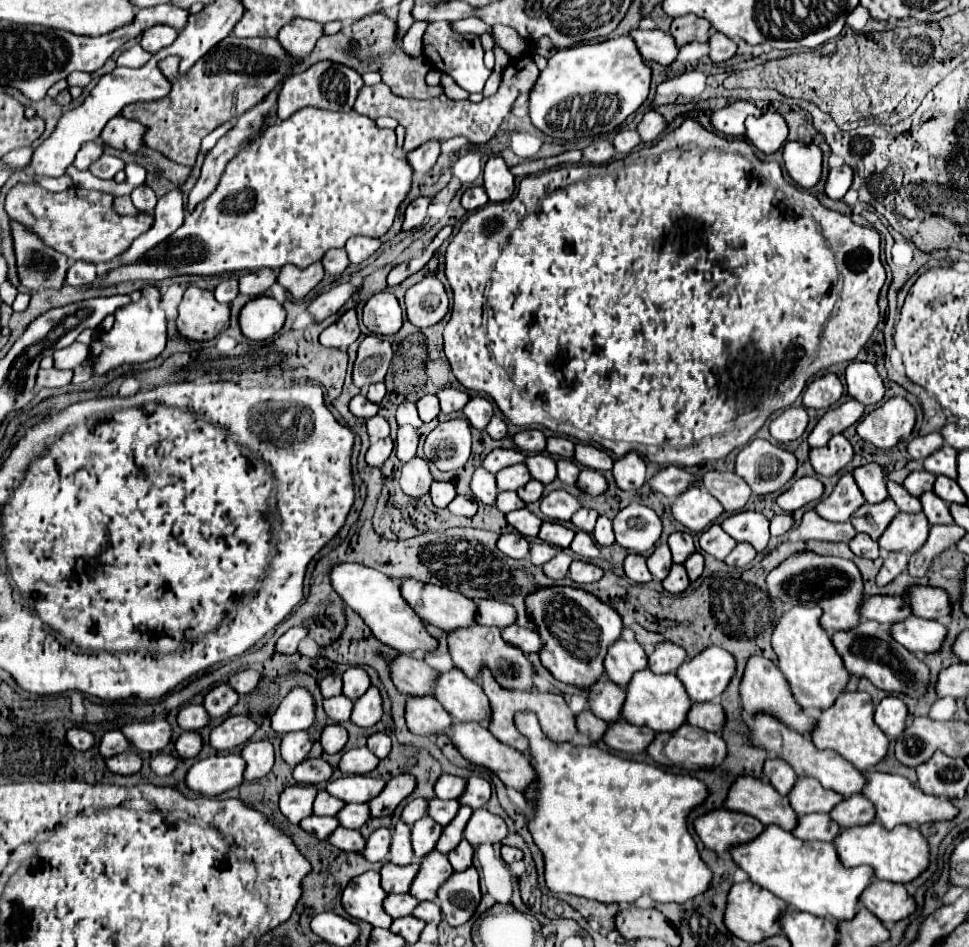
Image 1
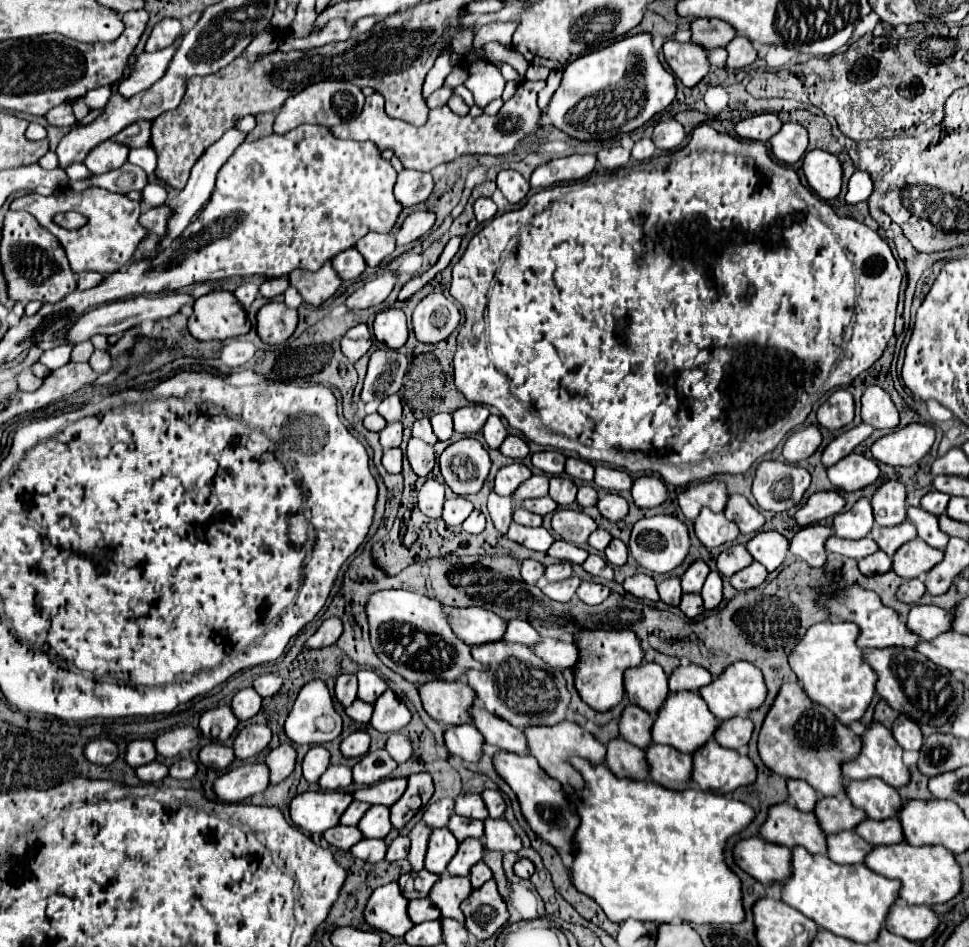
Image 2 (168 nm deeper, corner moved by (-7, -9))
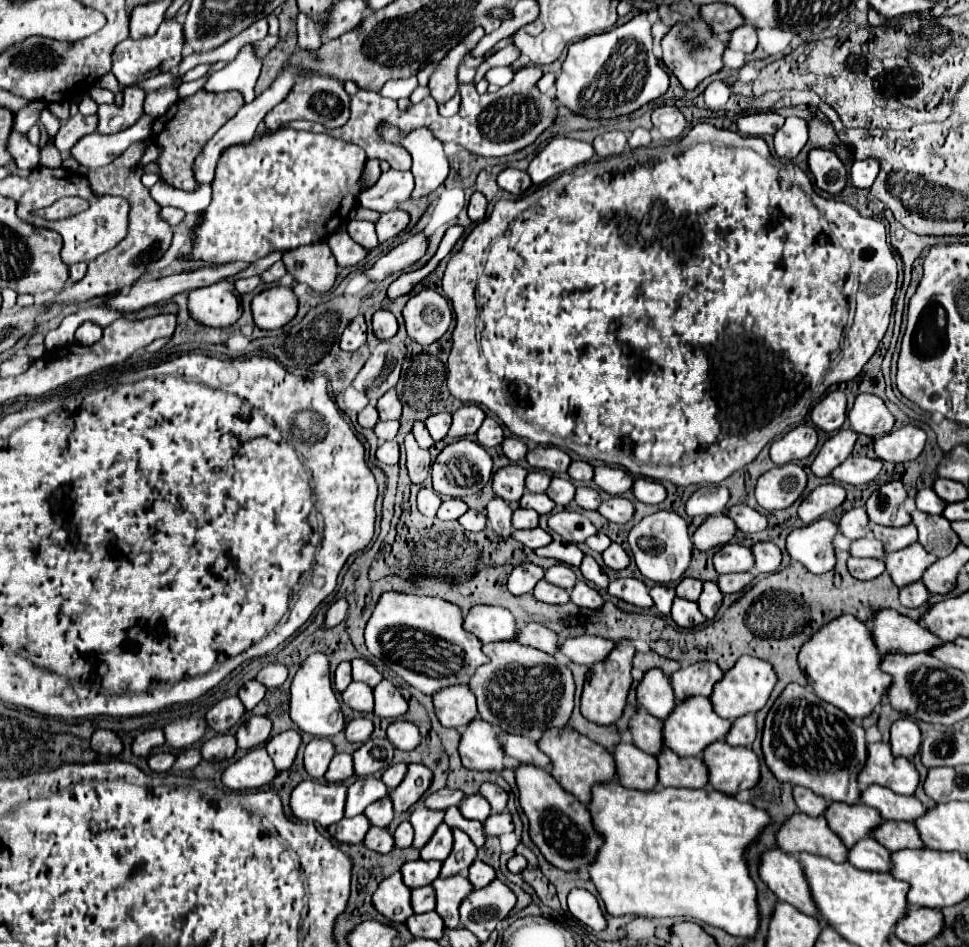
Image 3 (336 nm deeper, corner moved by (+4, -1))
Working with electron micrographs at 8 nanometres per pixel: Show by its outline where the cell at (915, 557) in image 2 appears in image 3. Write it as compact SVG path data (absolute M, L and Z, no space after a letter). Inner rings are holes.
M919 542L887 554L885 566L891 572L891 578L897 588L905 588L913 582L919 582L923 572L935 562L935 554L929 554Z

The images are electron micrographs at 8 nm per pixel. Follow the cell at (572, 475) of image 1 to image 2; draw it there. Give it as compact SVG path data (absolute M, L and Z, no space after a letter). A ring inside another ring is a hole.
M584 484L584 486L580 486L580 488L578 488L576 502L578 502L580 506L594 506L594 504L596 504L596 500L598 500L598 492L596 492L592 486Z

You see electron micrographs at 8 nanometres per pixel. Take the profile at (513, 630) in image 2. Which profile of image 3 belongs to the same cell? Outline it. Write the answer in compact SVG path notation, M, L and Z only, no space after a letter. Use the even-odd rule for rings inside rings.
M527 624L519 630L519 642L531 648L537 648L547 654L557 654L559 652L559 636L557 632L545 628L543 624Z

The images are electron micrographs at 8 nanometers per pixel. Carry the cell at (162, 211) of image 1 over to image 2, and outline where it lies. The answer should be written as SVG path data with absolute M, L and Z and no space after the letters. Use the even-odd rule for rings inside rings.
M232 128L232 130L228 130L218 142L214 142L214 144L198 158L198 162L196 162L194 168L192 168L192 174L190 174L188 184L186 184L182 190L178 190L178 194L176 194L174 198L168 200L168 206L170 206L170 210L174 212L174 216L170 216L170 224L166 224L166 226L168 226L168 232L166 232L168 238L180 236L180 234L184 232L184 228L190 224L192 216L208 202L208 198L210 198L210 194L212 194L212 190L214 190L214 178L216 178L218 170L224 166L224 162L228 160L228 156L244 142L244 138L246 138L246 134L242 134L242 132L238 132L236 128Z

